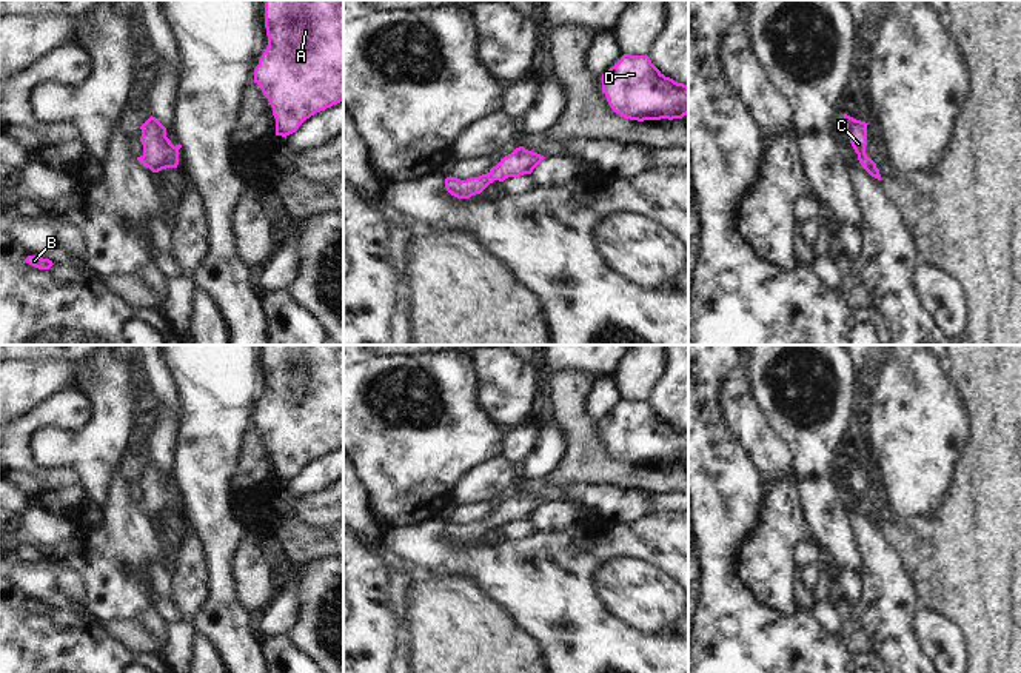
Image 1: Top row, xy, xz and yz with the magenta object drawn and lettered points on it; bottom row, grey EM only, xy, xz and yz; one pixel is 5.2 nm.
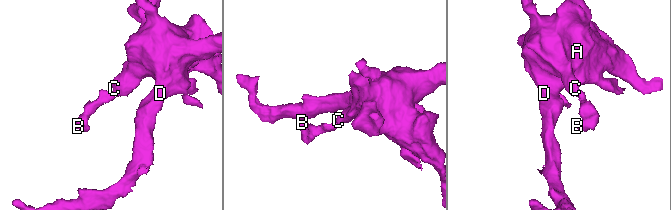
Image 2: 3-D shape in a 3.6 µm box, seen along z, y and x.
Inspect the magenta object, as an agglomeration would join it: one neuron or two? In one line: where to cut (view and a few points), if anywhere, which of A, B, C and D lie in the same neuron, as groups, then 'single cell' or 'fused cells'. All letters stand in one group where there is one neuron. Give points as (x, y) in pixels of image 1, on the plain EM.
cut none; groups A B C D; single cell

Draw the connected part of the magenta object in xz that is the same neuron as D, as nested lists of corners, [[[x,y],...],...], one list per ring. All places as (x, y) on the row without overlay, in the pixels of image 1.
[[[624,399],[602,419],[602,437],[624,464],[673,465],[688,459],[688,431],[665,422],[647,399]]]

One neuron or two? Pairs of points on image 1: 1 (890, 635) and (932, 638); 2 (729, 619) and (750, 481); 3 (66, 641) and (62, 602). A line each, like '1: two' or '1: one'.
1: two
2: one
3: two

